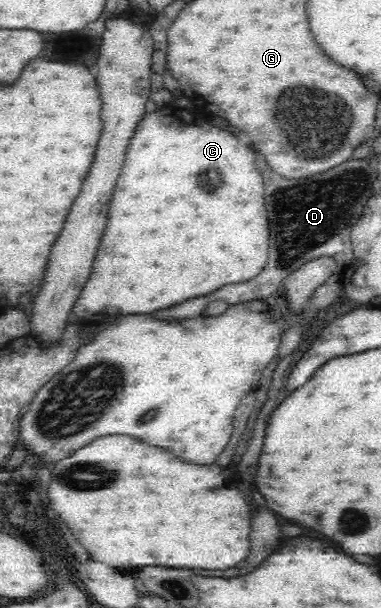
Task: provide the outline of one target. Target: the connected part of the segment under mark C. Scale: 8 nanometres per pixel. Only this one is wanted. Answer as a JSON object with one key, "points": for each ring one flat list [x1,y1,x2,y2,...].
{"points":[[179,108,155,109,137,123,125,154,123,170,109,204,107,230,93,264,93,274,101,276,91,276,75,301,72,310,77,318,83,318,83,294,85,302,95,306,89,310,95,312,117,312,117,308,101,308,101,300,111,294,113,302,121,306,121,314,149,314,157,308,171,308,197,298,199,294,211,294,223,284,246,283,265,268,269,224,263,202,264,182,261,174,253,170,253,154,249,148,239,148,235,136,199,120,191,112]]}

